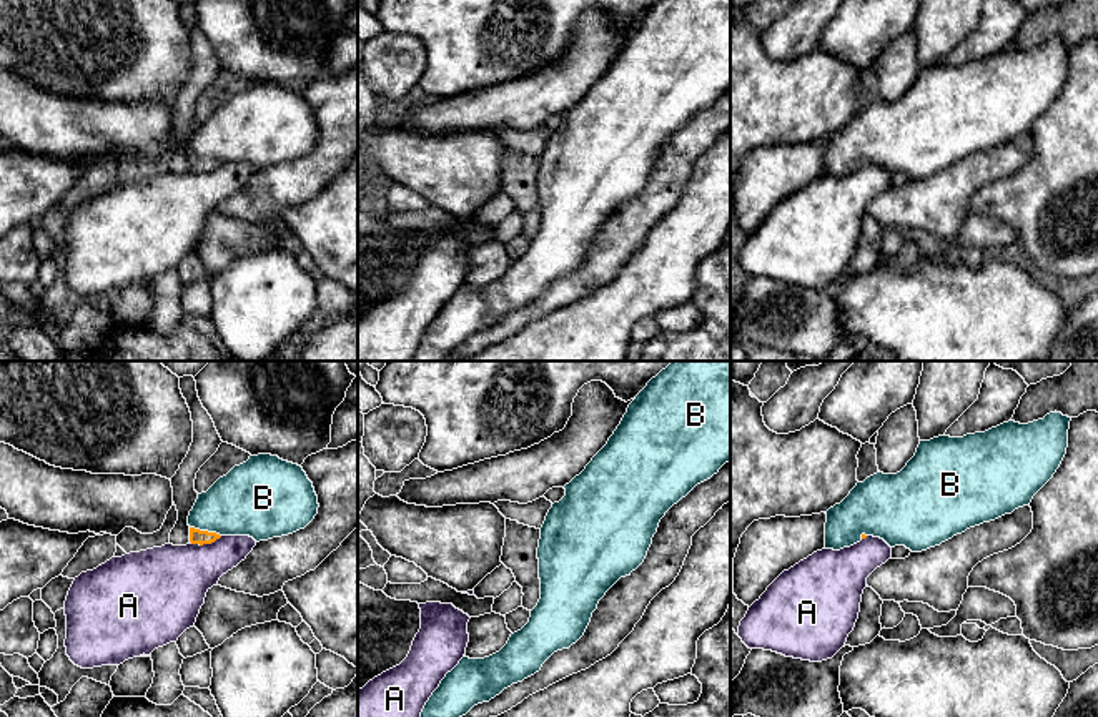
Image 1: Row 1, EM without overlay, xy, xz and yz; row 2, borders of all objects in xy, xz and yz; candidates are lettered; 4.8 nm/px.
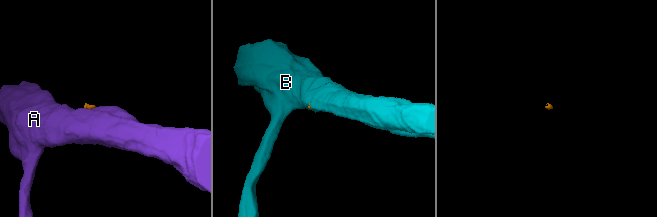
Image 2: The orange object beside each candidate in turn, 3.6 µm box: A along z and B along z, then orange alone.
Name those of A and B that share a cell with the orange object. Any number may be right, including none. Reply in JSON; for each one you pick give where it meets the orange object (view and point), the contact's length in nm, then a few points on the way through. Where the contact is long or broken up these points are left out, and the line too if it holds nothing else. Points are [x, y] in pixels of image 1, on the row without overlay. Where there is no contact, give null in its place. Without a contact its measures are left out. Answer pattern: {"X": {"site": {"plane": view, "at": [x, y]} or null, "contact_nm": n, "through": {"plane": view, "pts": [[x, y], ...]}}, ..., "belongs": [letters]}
{"B": {"site": {"plane": "xy", "at": [205, 158]}, "contact_nm": 160}, "belongs": ["B"]}

